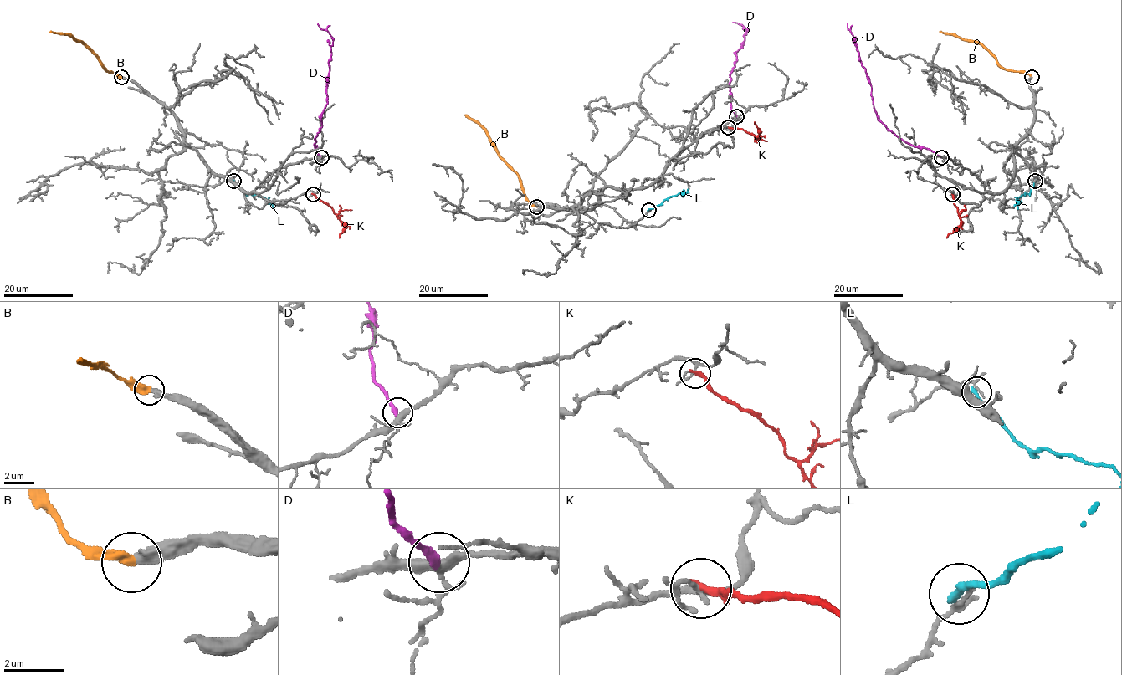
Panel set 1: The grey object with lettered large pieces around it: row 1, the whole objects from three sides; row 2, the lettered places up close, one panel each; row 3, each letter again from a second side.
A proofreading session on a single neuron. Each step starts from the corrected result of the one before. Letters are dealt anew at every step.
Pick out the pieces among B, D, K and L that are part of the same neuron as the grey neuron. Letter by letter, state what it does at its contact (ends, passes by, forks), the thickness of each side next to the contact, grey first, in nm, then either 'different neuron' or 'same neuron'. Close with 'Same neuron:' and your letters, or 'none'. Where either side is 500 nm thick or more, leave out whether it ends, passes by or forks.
B: it ends; calibres 360 and 380 nm; same neuron
D: it ends; calibres 280 and 320 nm; different neuron
K: it ends; calibres 140 and 280 nm; different neuron
L: it ends; calibres 120 and 260 nm; different neuron
Same neuron: B

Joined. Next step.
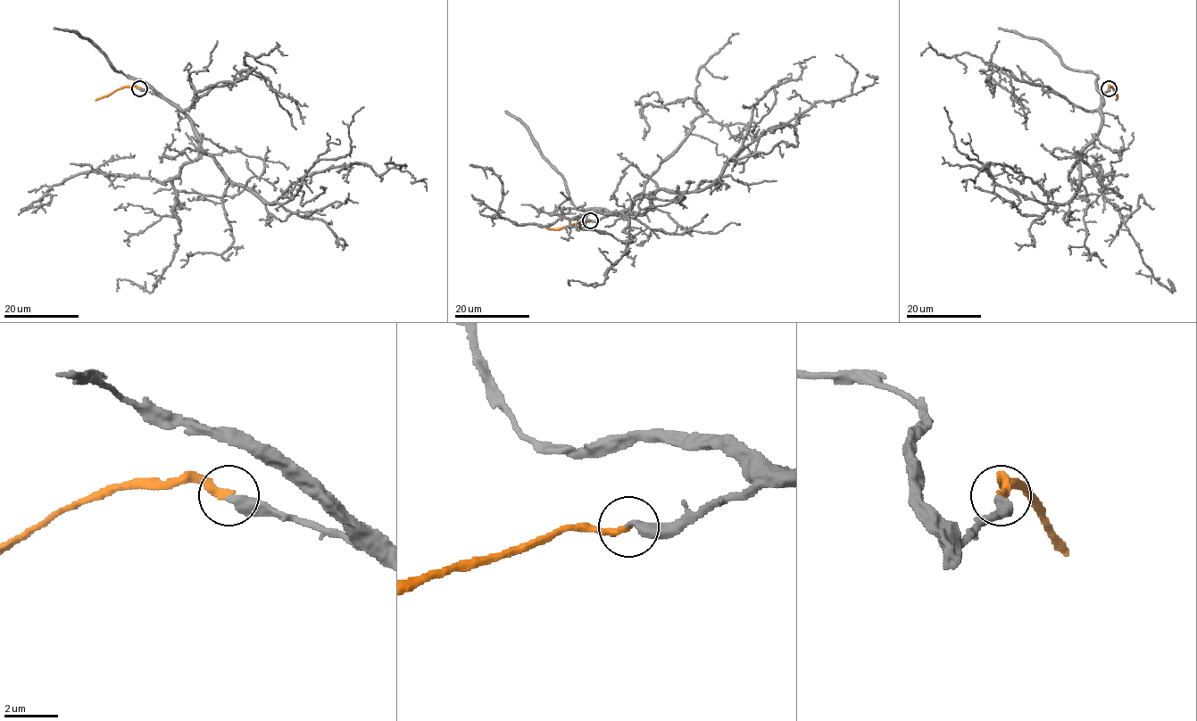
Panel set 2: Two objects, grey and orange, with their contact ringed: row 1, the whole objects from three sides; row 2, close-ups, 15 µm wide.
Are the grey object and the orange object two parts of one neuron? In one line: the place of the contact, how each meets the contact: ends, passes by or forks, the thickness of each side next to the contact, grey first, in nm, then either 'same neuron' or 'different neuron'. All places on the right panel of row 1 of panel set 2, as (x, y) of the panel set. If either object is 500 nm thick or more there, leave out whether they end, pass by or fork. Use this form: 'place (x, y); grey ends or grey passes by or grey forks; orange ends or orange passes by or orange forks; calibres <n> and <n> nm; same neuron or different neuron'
place (1109, 88); grey ends; orange ends; calibres 340 and 280 nm; same neuron

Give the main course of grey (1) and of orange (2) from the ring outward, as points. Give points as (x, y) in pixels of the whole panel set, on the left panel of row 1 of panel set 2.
1: (138, 87), (170, 100), (231, 182), (268, 203), (315, 172), (364, 164), (378, 175), (406, 166), (385, 164)
2: (138, 87), (126, 86), (95, 100)

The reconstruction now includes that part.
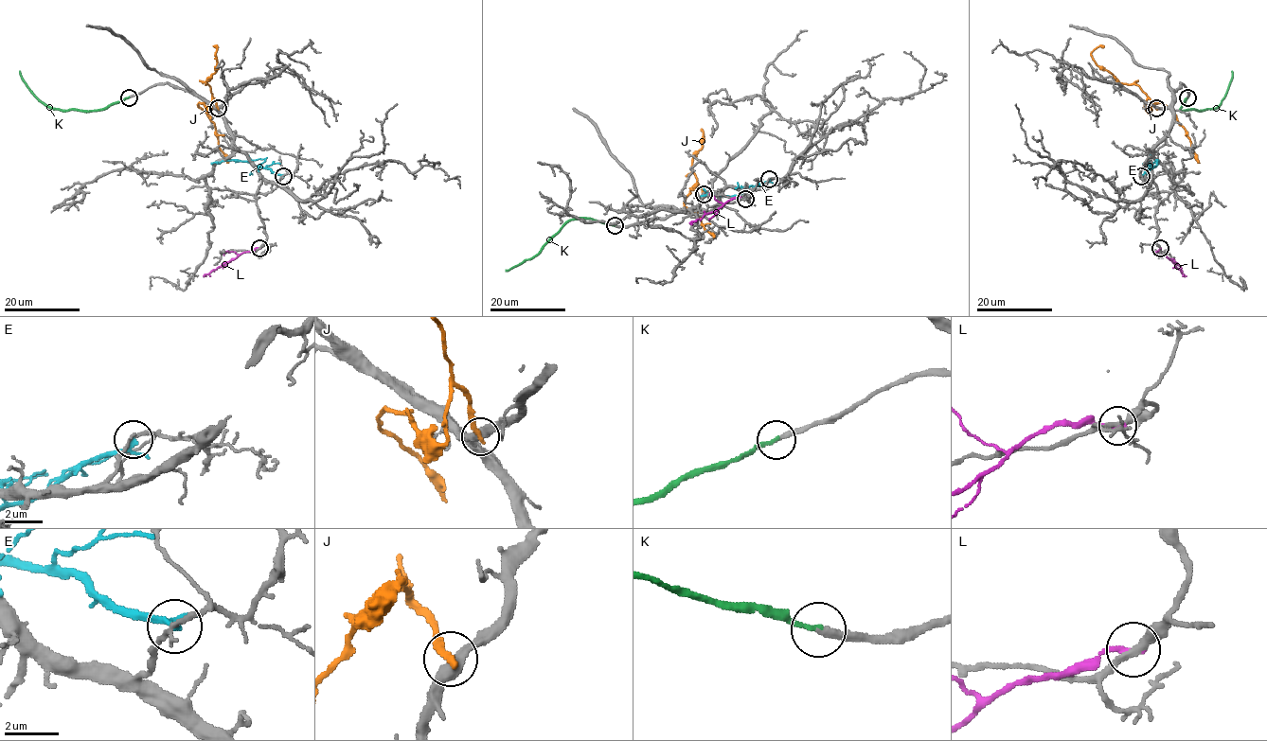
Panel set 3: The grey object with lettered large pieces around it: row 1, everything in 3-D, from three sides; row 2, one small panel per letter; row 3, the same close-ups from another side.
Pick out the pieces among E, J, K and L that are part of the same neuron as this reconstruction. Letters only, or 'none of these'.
K

